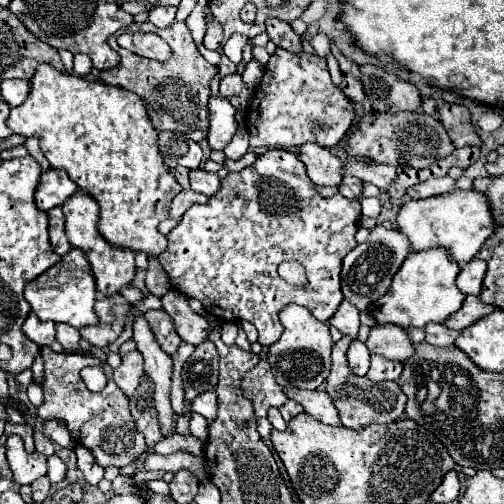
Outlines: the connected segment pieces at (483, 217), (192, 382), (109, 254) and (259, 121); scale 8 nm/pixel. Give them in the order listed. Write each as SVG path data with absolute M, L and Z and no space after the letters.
M456 190L448 196L408 200L400 208L396 222L400 232L410 240L410 252L444 248L448 250L450 258L460 266L464 262L470 262L494 232L494 220L488 208L488 200L476 190Z
M210 340L198 344L182 370L186 402L192 402L198 394L214 390L218 384L218 350Z
M78 190L64 206L64 216L66 216L66 234L68 240L74 248L80 248L90 266L92 266L92 274L96 278L96 286L98 292L104 296L112 296L116 294L122 286L130 284L134 274L136 274L136 264L134 264L134 252L128 248L116 248L114 244L110 244L108 240L104 240L104 236L98 232L98 202L88 196L88 192Z
M276 48L266 64L262 88L252 98L252 104L246 112L246 126L252 132L250 146L254 148L300 148L308 142L332 148L346 136L354 116L354 104L342 92L342 88L332 82L324 58Z

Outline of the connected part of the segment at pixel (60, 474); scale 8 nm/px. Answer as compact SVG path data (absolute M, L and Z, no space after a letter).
M56 454L48 456L48 478L50 478L50 482L52 482L52 484L60 482L60 480L64 478L64 474L66 474L64 462L62 462Z

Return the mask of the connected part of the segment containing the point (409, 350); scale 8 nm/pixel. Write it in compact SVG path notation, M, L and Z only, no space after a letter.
M386 324L384 328L372 326L366 346L372 354L384 356L386 360L394 360L394 362L406 362L416 352L408 332L404 332L404 328L396 328L390 324Z

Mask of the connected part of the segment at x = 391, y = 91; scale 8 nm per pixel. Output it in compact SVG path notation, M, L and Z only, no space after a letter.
M362 66L362 84L372 112L422 112L418 88L378 66Z

